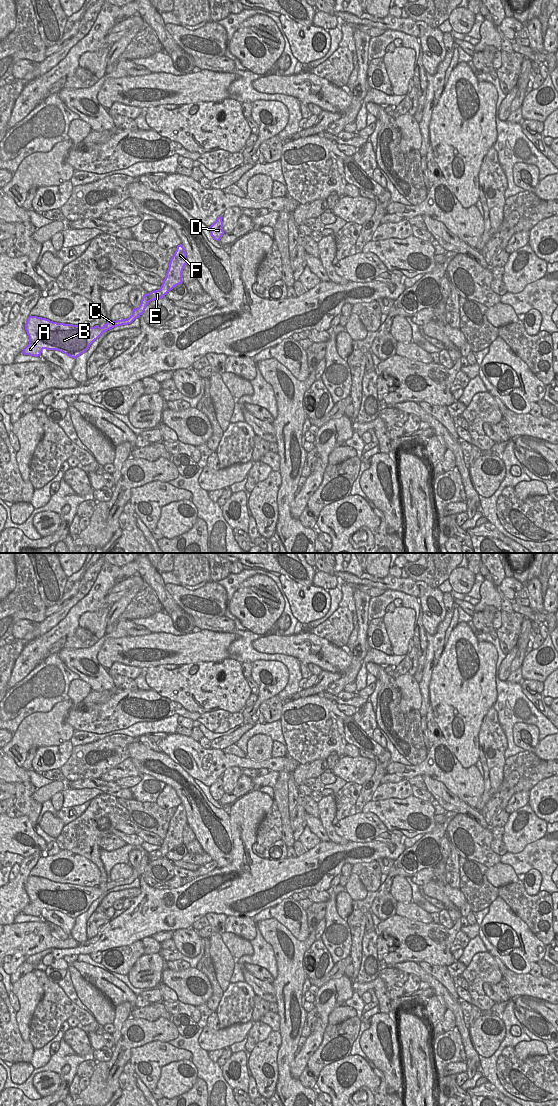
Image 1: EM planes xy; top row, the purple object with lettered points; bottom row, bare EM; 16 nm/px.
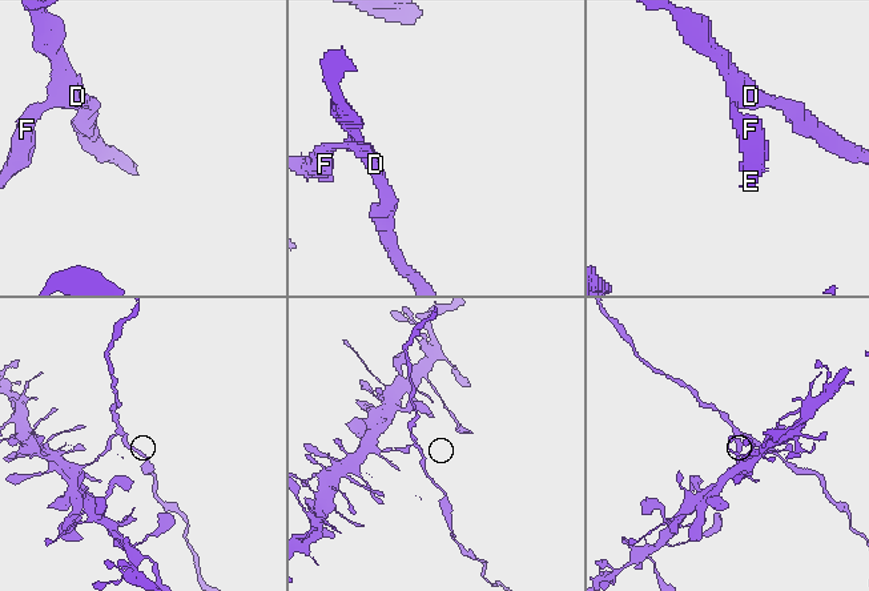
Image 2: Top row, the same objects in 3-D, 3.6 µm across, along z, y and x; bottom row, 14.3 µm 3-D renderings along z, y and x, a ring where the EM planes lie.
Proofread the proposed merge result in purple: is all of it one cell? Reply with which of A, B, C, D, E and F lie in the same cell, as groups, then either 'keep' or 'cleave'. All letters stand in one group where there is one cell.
A B C / D E F | cleave

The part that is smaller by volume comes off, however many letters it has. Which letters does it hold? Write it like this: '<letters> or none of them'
D, E, F

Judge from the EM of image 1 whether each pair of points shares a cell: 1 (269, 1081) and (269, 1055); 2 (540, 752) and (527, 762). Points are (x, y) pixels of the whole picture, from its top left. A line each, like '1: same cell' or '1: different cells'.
1: same cell
2: different cells

